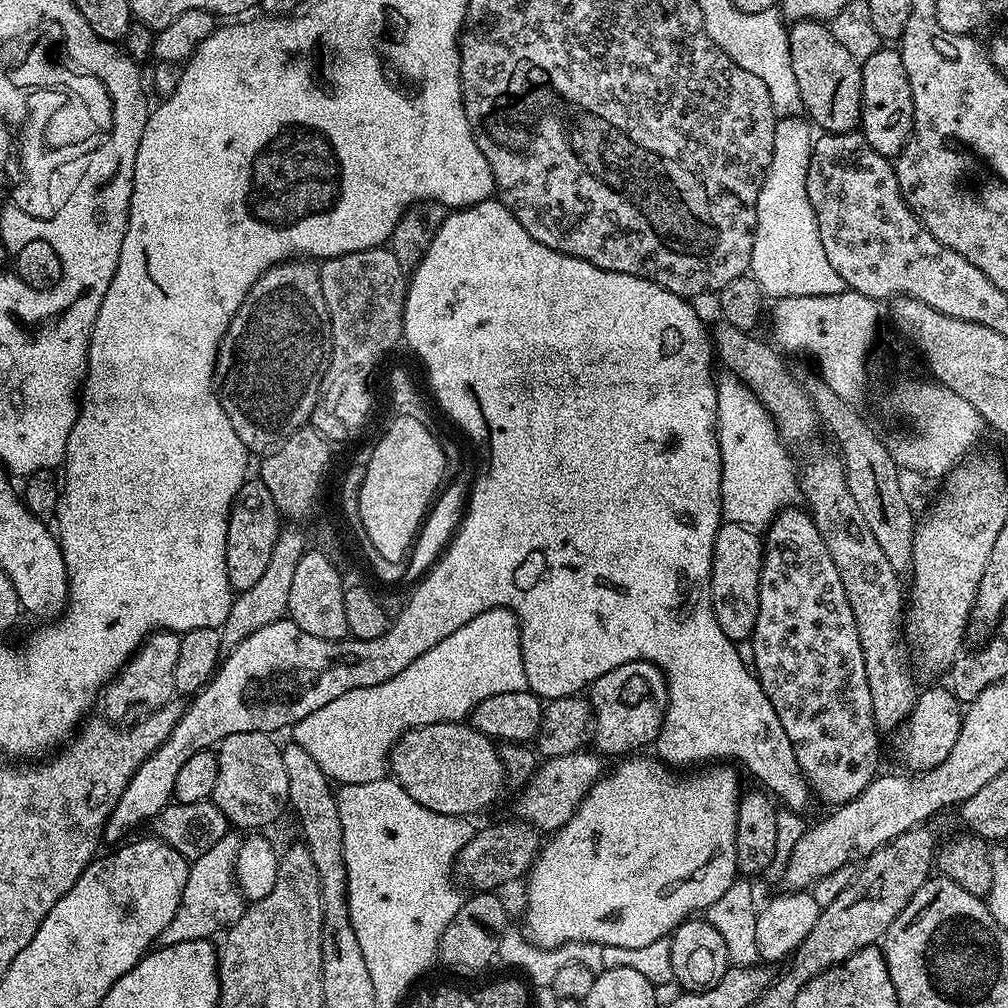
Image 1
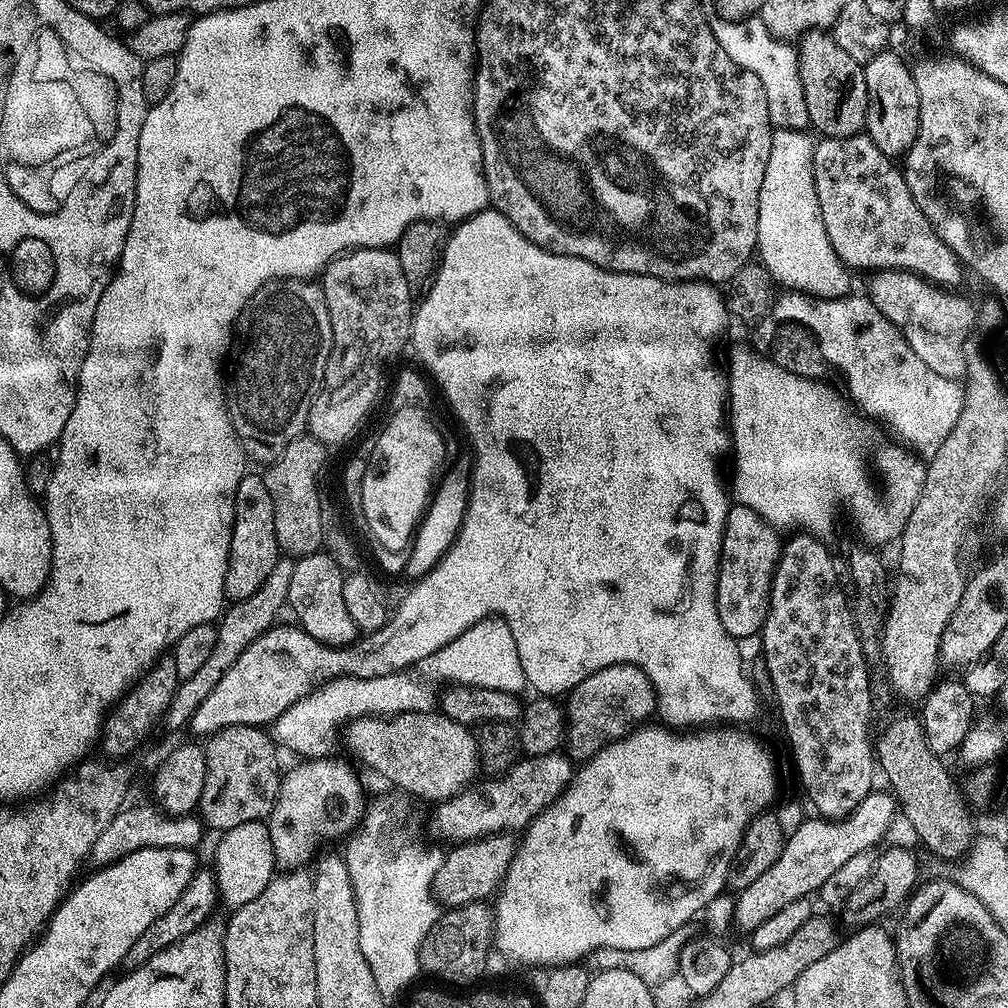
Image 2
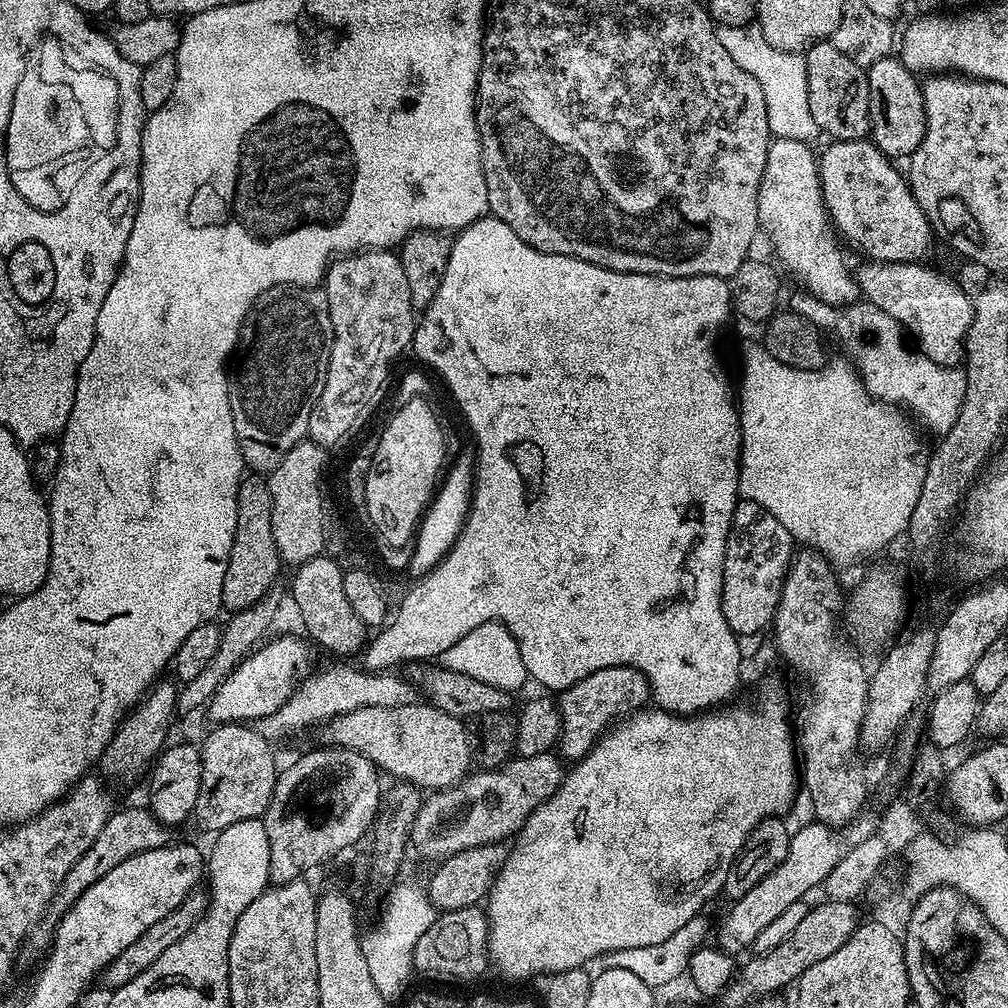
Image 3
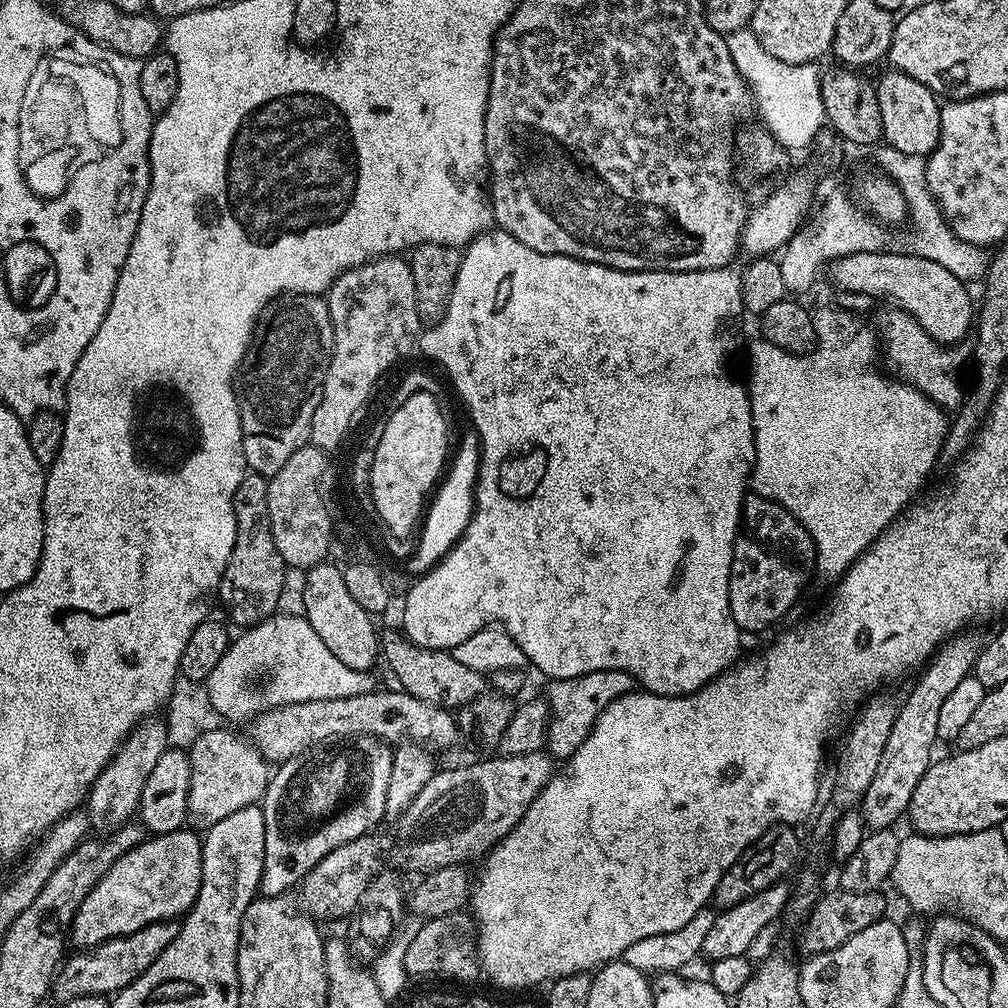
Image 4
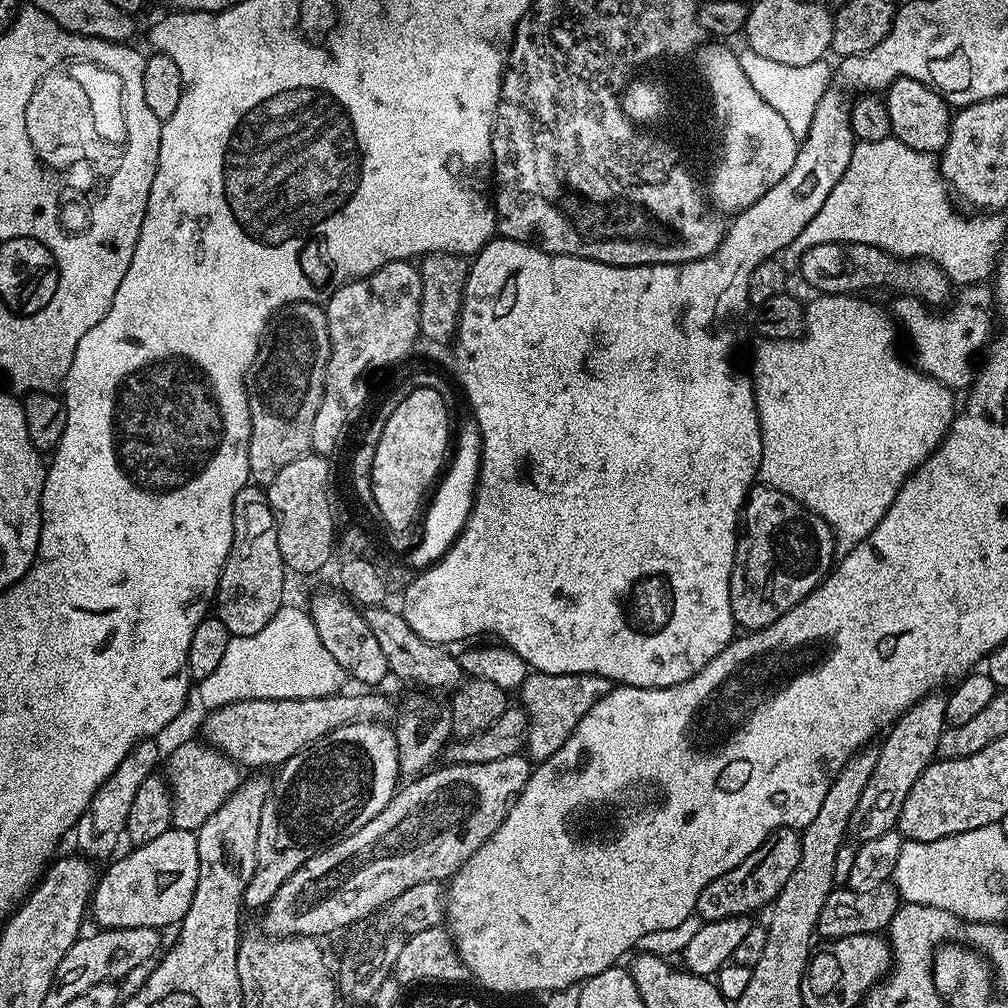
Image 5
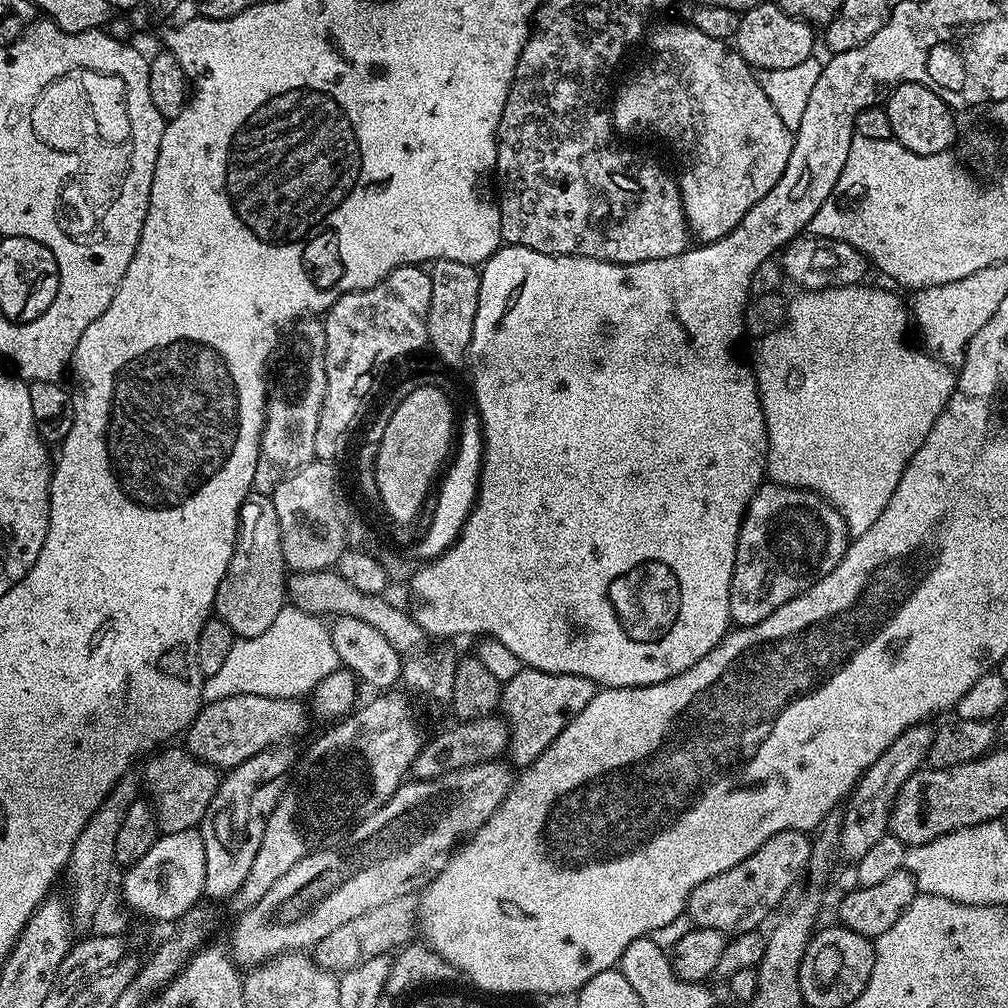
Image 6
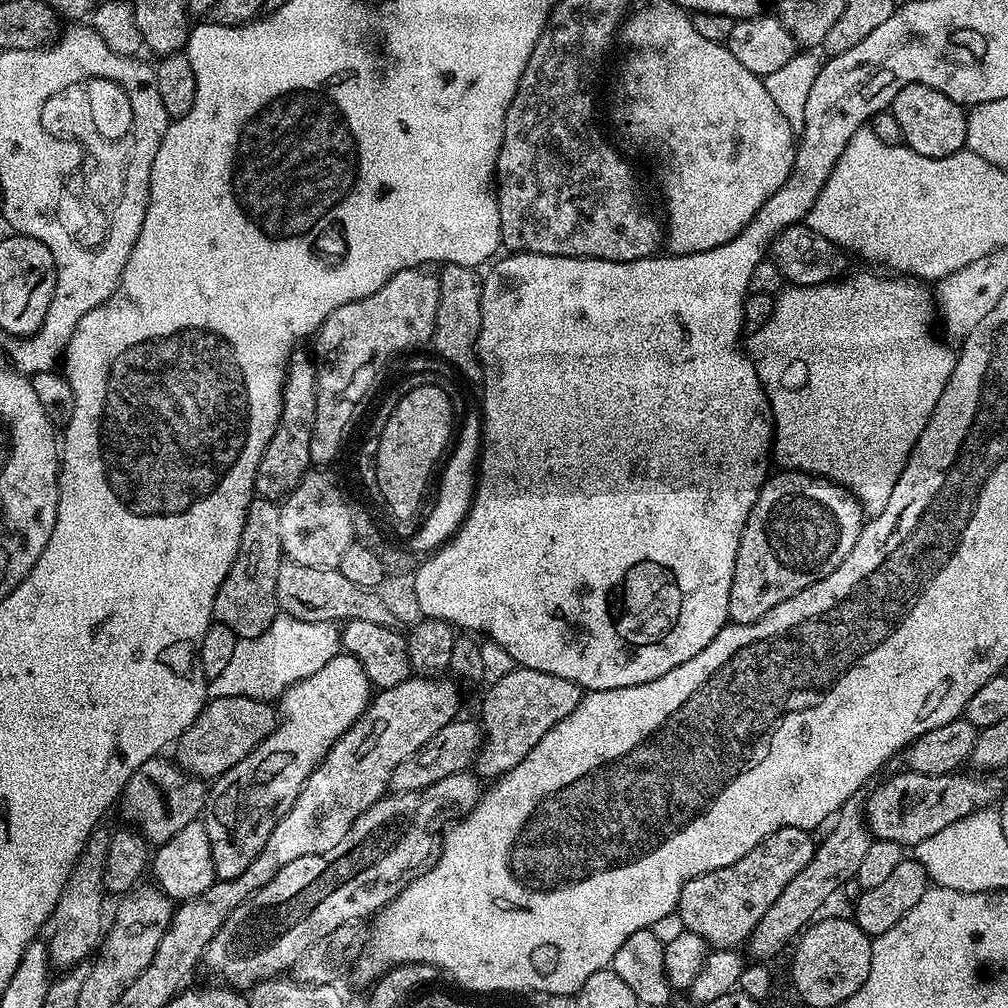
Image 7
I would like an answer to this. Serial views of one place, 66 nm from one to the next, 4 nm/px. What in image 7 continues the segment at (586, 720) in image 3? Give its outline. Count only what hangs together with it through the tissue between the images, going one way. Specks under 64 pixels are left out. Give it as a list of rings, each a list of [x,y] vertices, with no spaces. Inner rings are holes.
[[[519,666],[504,676],[495,677],[491,683],[478,715],[482,743],[474,761],[474,772],[480,778],[499,778],[514,770],[514,766],[518,766],[518,762],[522,762],[522,758],[542,742],[546,730],[558,726],[566,714],[574,711],[582,695],[582,689],[566,678]]]

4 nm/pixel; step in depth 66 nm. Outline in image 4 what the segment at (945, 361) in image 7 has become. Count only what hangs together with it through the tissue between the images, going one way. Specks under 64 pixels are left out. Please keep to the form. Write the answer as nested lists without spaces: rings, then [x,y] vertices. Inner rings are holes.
[[[839,306],[824,308],[813,315],[812,321],[816,327],[816,349],[803,356],[796,356],[793,352],[782,350],[763,338],[756,341],[748,348],[748,380],[746,387],[750,398],[750,414],[752,415],[752,429],[754,430],[754,454],[756,460],[752,463],[750,488],[755,495],[764,496],[767,500],[780,504],[796,520],[800,521],[803,528],[812,535],[816,543],[815,567],[821,568],[831,578],[844,575],[846,569],[854,563],[860,555],[874,543],[892,521],[900,517],[901,512],[913,503],[916,491],[924,484],[924,479],[932,472],[936,459],[941,459],[944,450],[944,440],[948,437],[950,420],[945,409],[932,401],[929,396],[922,394],[913,384],[905,384],[899,378],[891,375],[883,376],[876,369],[876,356],[878,360],[878,336],[873,325],[867,319],[861,318],[857,313],[850,312]]]

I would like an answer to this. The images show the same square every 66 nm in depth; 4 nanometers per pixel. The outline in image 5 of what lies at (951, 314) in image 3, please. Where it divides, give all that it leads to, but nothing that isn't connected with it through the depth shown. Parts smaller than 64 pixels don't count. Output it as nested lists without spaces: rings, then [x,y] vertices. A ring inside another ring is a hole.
[[[819,244],[806,250],[798,264],[801,278],[817,288],[817,293],[830,296],[864,294],[867,288],[893,288],[893,293],[919,296],[929,306],[940,306],[936,304],[947,305],[954,292],[952,281],[937,264],[928,260],[902,260],[865,244]]]

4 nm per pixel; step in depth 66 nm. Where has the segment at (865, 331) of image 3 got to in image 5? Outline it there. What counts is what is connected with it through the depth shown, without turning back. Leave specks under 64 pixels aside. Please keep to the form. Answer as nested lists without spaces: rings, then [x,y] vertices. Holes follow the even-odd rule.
[[[987,283],[969,284],[961,287],[959,292],[951,301],[947,309],[949,312],[945,316],[939,316],[936,313],[939,311],[925,304],[919,296],[897,295],[892,308],[890,307],[895,323],[902,329],[903,335],[904,332],[908,335],[908,340],[916,351],[915,367],[953,390],[967,389],[971,385],[974,379],[972,359],[980,347],[983,349],[989,343],[988,331],[992,328],[992,316],[994,317],[992,290]]]

